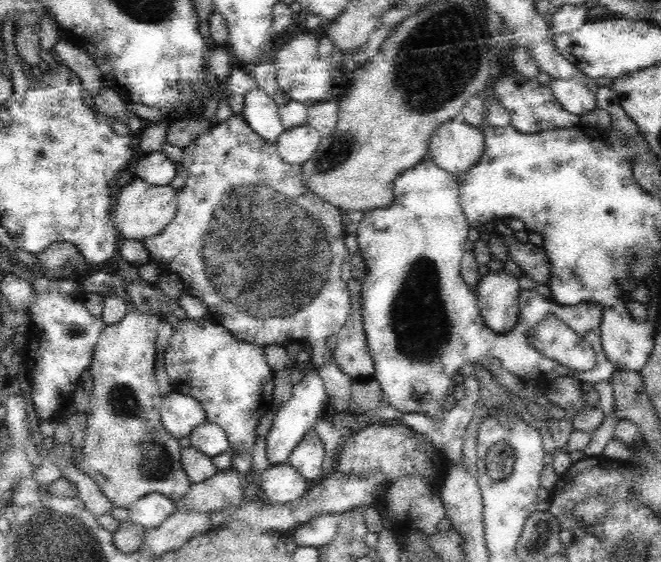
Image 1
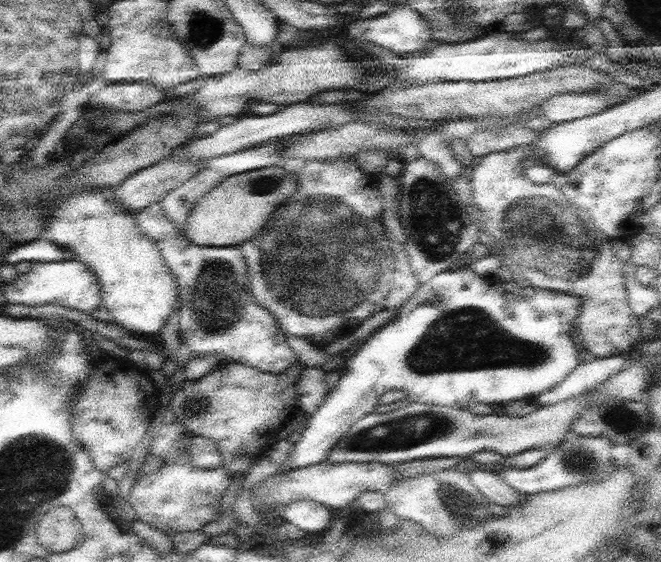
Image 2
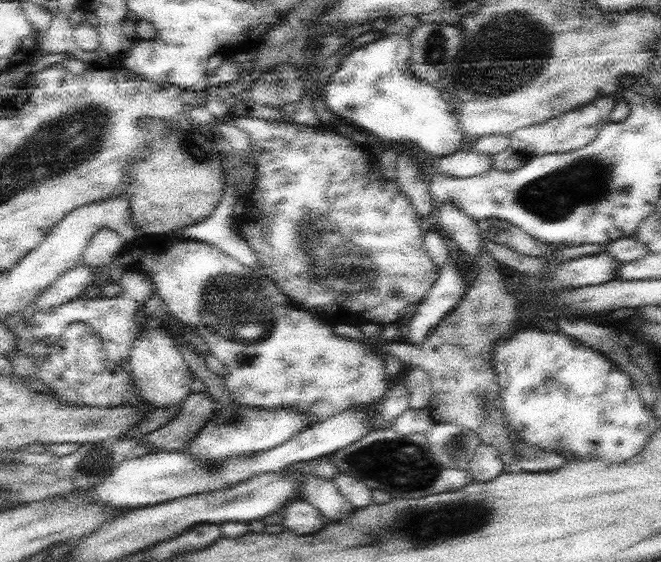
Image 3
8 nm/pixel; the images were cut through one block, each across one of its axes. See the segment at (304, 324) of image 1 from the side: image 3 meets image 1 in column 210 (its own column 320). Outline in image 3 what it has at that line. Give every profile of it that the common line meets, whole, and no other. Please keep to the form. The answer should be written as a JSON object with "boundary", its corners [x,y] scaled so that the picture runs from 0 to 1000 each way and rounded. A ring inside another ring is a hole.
{"boundary":[[[352,208],[351,221],[357,221],[378,244],[383,283],[389,295],[389,319],[369,361],[368,379],[362,383],[362,418],[375,431],[381,445],[387,448],[395,482],[415,502],[415,507],[427,518],[442,544],[449,552],[464,553],[481,562],[492,577],[540,578],[561,571],[569,578],[584,580],[596,573],[607,573],[620,543],[635,541],[644,523],[654,514],[663,496],[666,475],[657,468],[643,440],[643,413],[635,402],[637,384],[626,370],[623,358],[608,342],[599,319],[589,319],[578,308],[572,288],[573,279],[549,256],[540,254],[530,244],[517,242],[507,230],[493,231],[487,224],[452,222],[442,217],[408,217],[387,208]]]}

